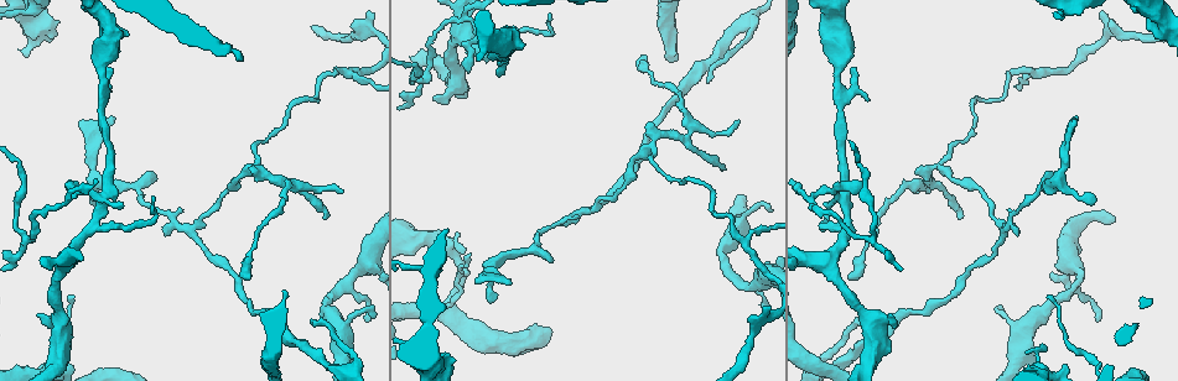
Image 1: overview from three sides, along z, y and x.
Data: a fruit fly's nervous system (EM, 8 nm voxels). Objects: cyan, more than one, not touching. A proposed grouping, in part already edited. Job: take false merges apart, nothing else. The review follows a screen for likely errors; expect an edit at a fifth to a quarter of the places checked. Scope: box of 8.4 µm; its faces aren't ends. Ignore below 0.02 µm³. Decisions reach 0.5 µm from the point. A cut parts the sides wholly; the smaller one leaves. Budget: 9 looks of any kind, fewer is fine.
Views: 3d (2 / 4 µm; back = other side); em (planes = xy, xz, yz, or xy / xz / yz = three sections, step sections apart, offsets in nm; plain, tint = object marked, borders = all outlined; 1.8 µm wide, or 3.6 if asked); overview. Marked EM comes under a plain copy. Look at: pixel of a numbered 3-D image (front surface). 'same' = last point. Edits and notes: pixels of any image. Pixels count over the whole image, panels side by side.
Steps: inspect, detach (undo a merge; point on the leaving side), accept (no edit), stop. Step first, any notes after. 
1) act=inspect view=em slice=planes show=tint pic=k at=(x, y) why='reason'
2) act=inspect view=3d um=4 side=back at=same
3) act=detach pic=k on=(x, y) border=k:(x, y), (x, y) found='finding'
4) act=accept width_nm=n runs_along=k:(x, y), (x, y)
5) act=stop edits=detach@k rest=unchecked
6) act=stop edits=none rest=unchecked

act=inspect view=3d um=2 pic=1 at=(744, 241) why='arms part here'

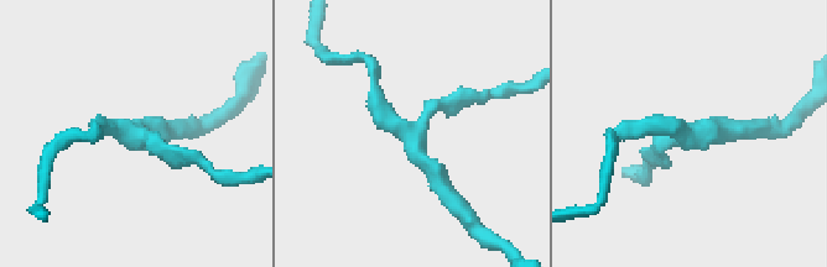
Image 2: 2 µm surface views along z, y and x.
act=inspect view=em slice=planes show=tint pic=2 at=(688, 138) arms=3

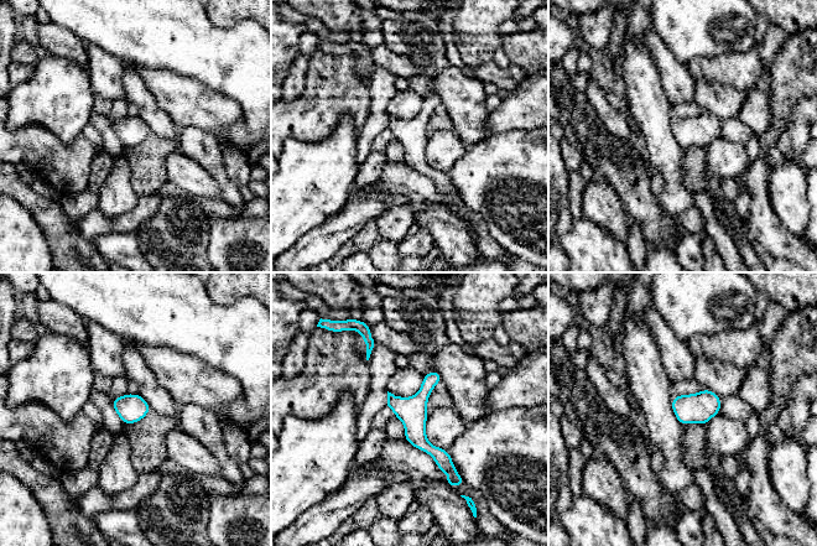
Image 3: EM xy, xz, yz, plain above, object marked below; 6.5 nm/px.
act=accept runs_along=3:(432, 374), (417, 436), (452, 472) found='continuous, no second cell'

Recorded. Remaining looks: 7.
act=inspect view=3d um=2 pic=1 at=(687, 140) why='sharp bend'

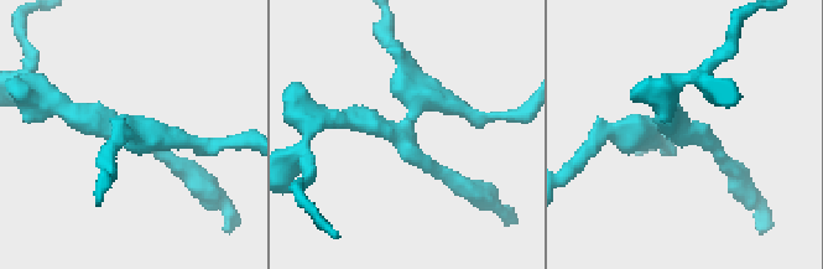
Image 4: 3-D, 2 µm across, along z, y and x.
act=inspect view=em slice=planes show=tint pic=4 at=(675, 133) why='shape alone is not enough'

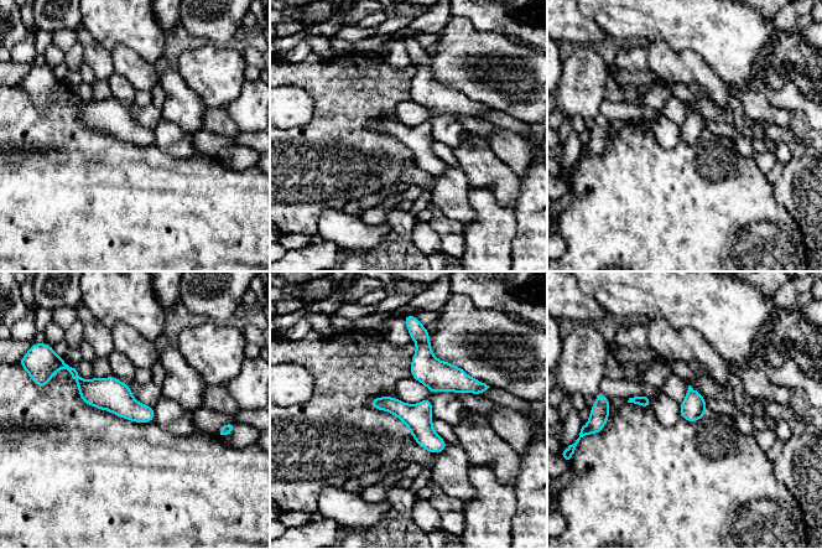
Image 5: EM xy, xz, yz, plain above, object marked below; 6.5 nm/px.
act=accept width_nm=160 runs_along=5:(74, 374), (151, 417) found='one cell here'

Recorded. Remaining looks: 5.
act=inspect view=3d um=4 side=back pic=1 at=(757, 287) why='three-way junction'

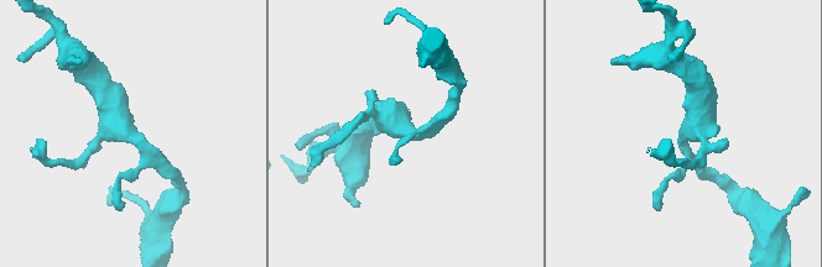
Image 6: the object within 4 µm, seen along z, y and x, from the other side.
act=inspect view=em slice=planes show=tint pic=6 at=(684, 135)

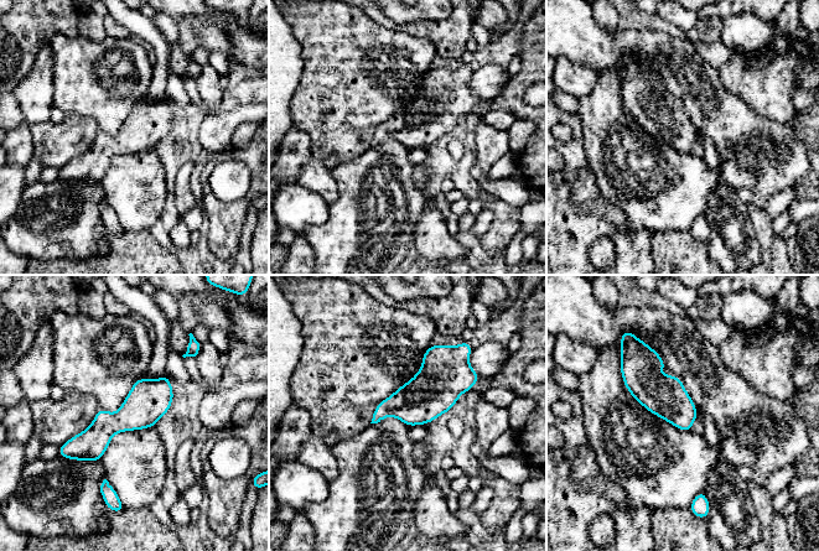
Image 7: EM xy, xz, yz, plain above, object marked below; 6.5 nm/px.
act=accept found='continuous, no second cell'

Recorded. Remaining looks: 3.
act=inspect view=3d um=4 pic=1 at=(840, 197) why='abrupt turn'

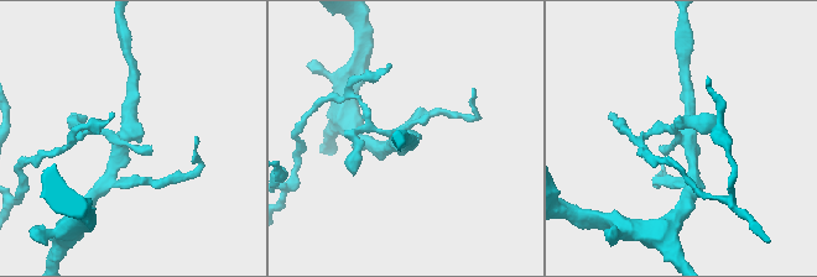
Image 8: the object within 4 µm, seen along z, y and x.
act=inspect view=em um=3.6 slice=planes show=tint pic=8 at=(121, 139)

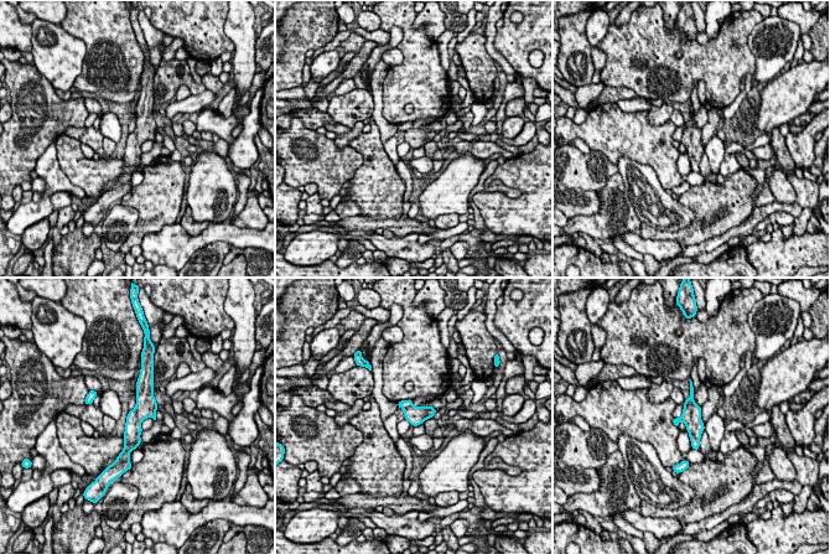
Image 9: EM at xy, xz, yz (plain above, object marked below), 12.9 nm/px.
act=detach pic=9 on=(403, 404) border=9:(411, 404), (405, 409) found='a second cell is stuck on'

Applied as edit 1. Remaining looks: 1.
act=stop edits=detach@9 rest=unchecked

